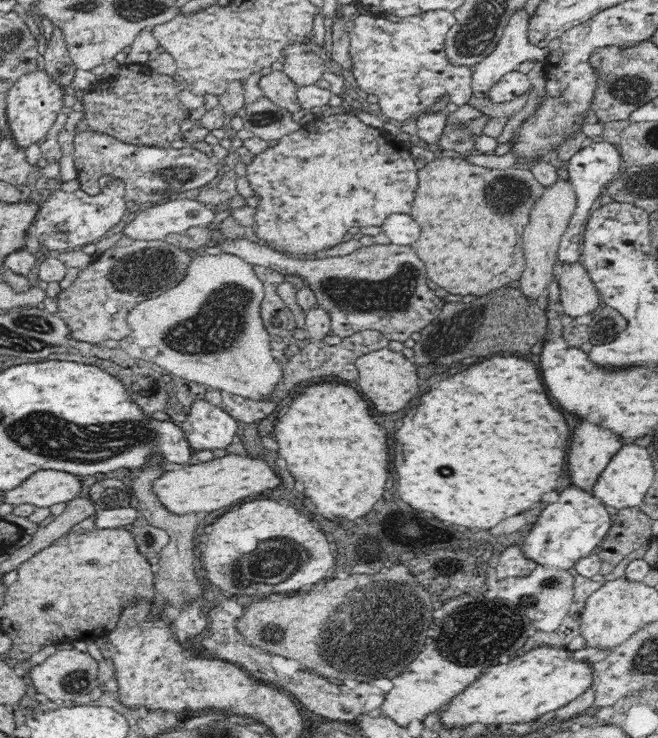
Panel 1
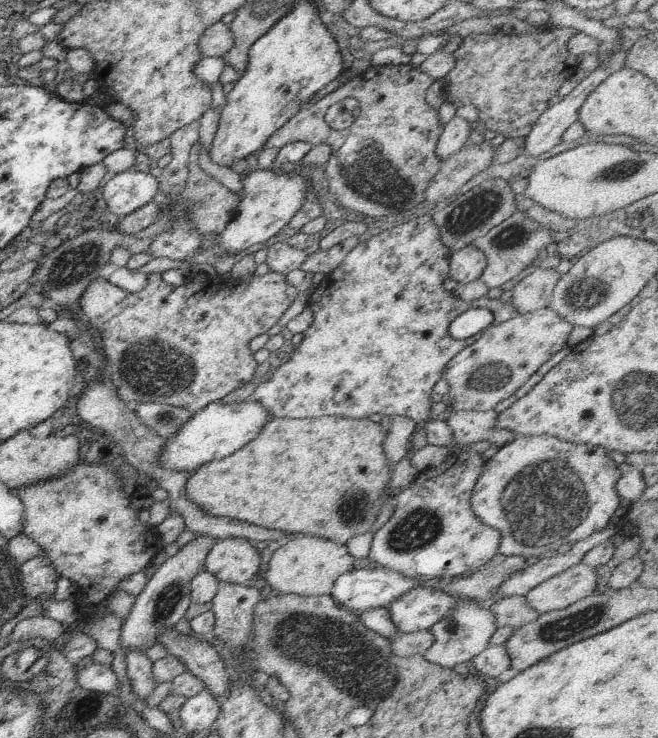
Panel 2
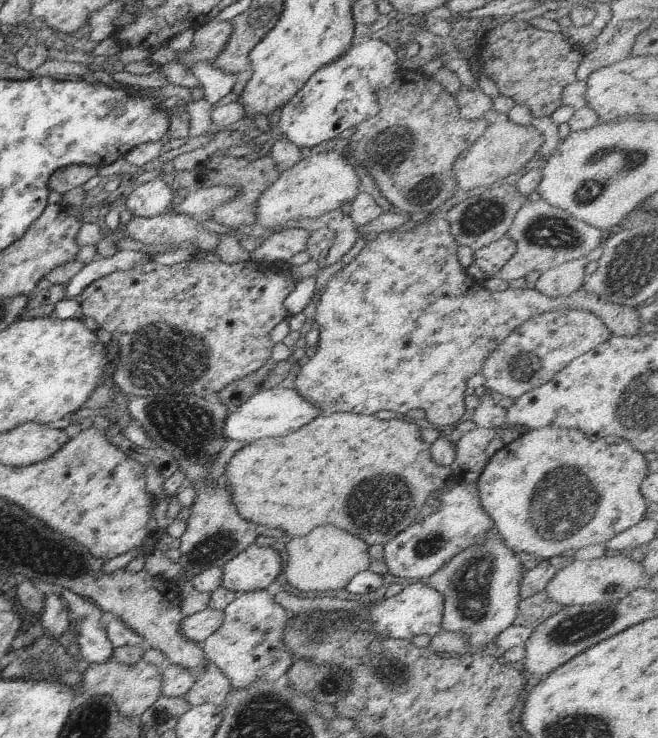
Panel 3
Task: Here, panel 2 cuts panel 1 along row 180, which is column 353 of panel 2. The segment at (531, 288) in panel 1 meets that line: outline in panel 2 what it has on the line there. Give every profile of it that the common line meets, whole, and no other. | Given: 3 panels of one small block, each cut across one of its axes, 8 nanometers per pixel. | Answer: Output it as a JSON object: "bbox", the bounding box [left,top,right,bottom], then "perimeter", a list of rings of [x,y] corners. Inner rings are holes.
{"bbox":[266,535,356,597],"perimeter":[[[296,535],[290,542],[273,552],[268,564],[266,580],[270,587],[282,594],[294,593],[309,597],[330,595],[334,583],[347,572],[354,569],[356,556],[348,546],[316,537],[316,535]]]}

